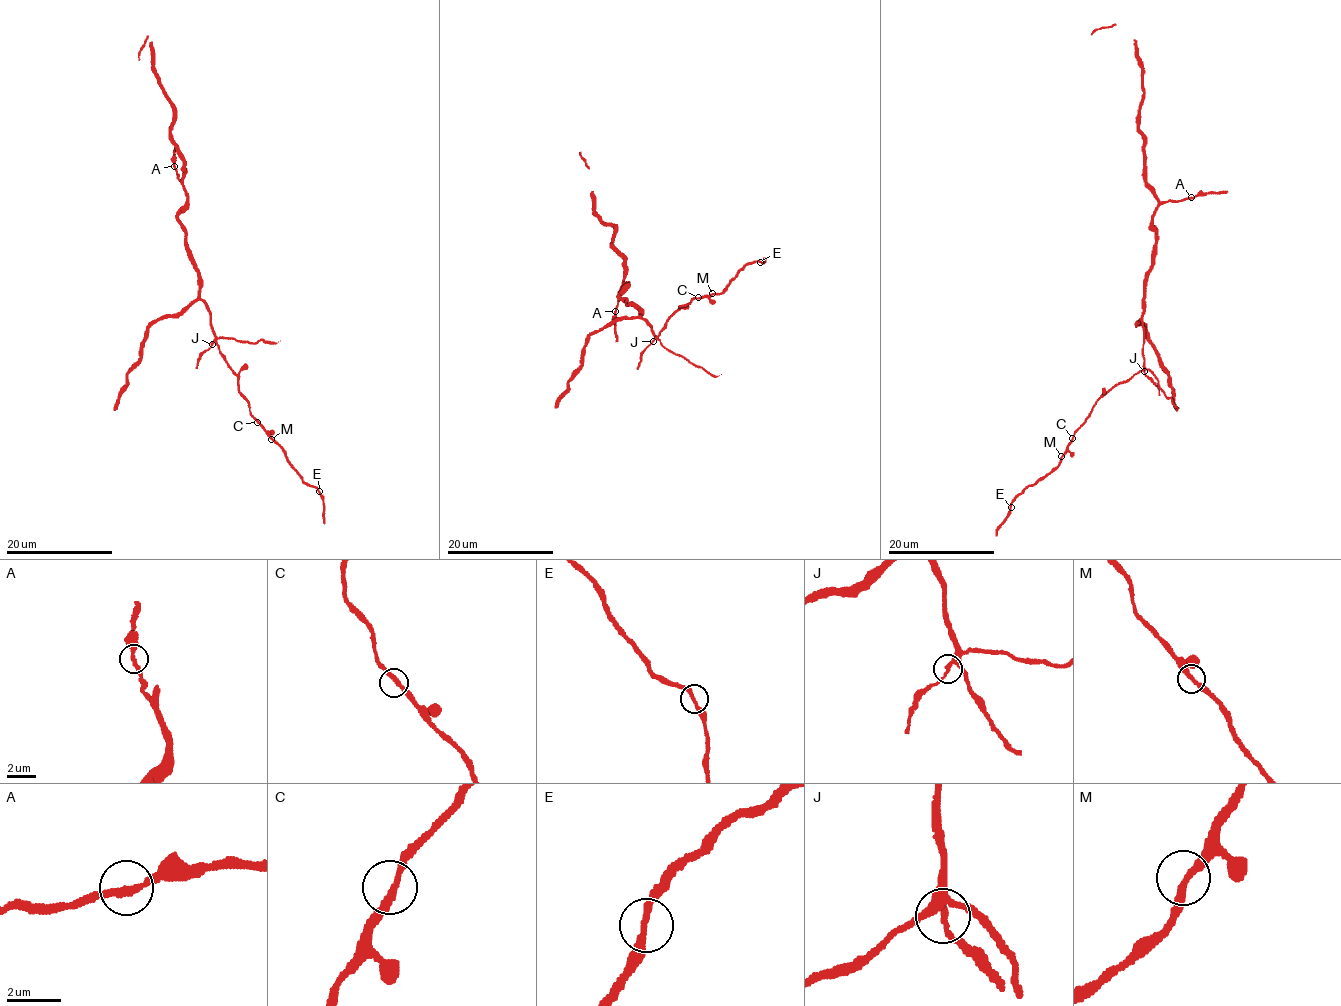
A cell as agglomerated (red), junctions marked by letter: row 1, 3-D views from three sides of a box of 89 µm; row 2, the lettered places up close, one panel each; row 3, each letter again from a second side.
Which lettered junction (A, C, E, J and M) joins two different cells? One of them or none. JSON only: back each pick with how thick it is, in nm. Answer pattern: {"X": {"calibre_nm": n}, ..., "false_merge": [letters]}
{"false_merge": []}

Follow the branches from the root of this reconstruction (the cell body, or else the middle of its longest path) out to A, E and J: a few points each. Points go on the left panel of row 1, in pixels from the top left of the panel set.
A: (193, 264), (186, 229), (178, 218), (178, 210), (186, 200), (186, 191), (174, 166)
E: (193, 264), (214, 340), (238, 377), (238, 389), (249, 410), (304, 482), (319, 491)
J: (193, 264), (198, 278), (199, 299), (210, 315), (214, 335), (211, 344)

